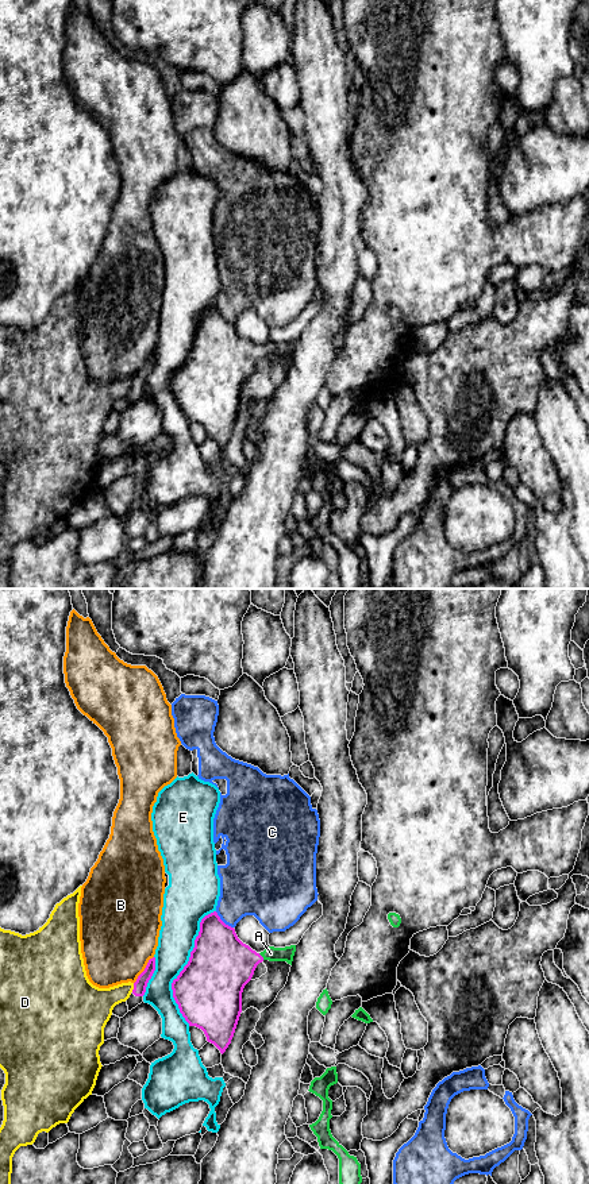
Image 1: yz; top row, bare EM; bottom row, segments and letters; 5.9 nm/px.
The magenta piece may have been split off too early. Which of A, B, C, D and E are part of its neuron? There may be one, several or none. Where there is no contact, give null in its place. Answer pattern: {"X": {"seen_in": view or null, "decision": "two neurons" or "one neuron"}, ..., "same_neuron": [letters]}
{"A": {"seen_in": "yz", "decision": "one neuron"}, "B": {"seen_in": "yz", "decision": "two neurons"}, "C": {"seen_in": "yz", "decision": "two neurons"}, "D": {"seen_in": "yz", "decision": "two neurons"}, "E": {"seen_in": "yz", "decision": "two neurons"}, "same_neuron": ["A"]}

